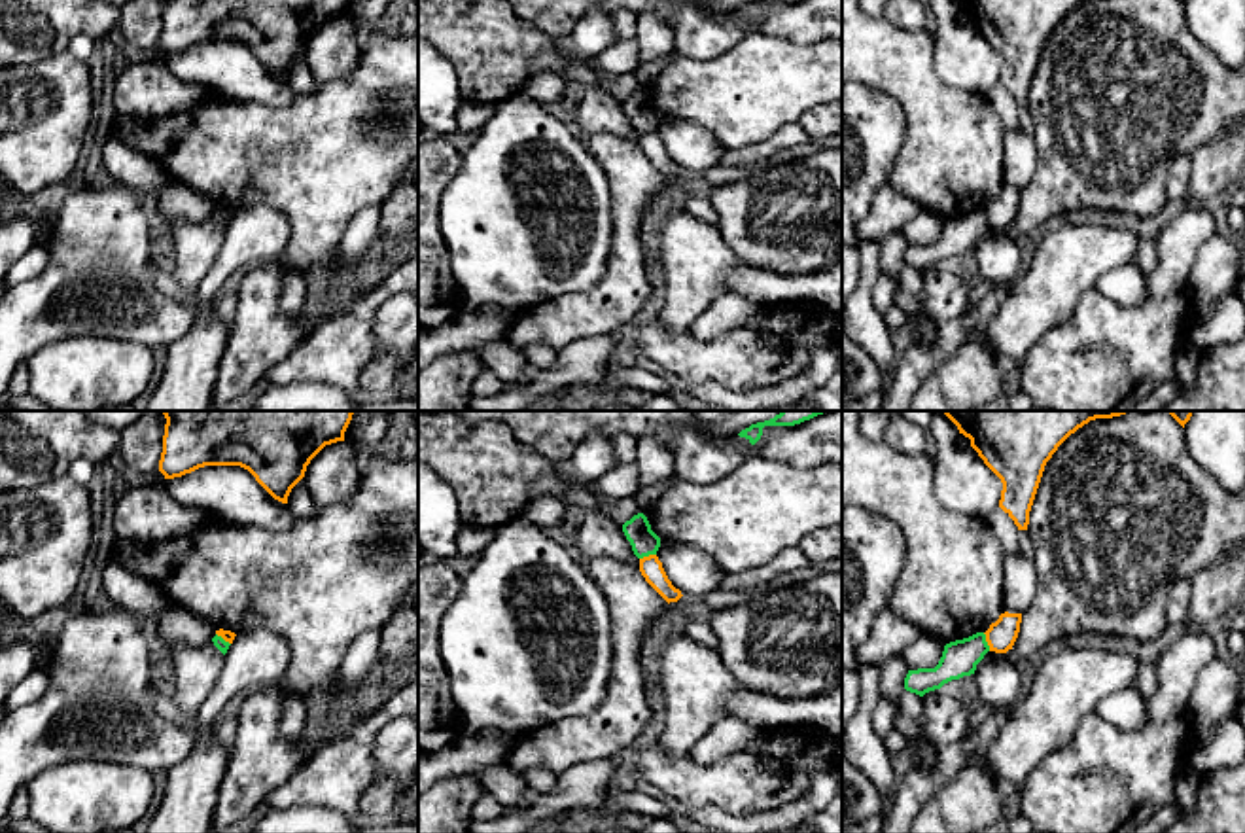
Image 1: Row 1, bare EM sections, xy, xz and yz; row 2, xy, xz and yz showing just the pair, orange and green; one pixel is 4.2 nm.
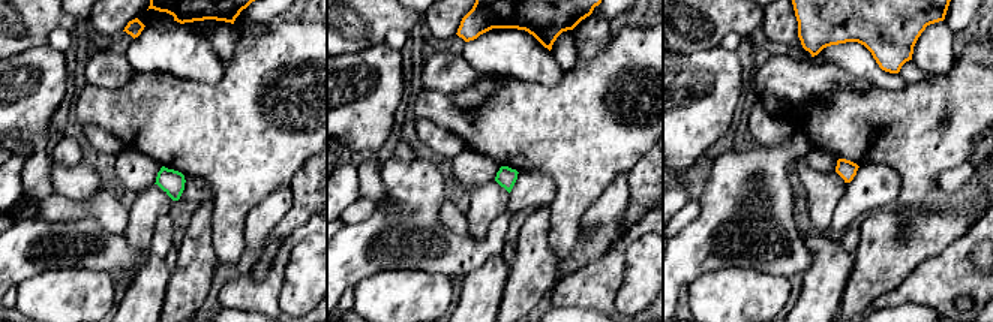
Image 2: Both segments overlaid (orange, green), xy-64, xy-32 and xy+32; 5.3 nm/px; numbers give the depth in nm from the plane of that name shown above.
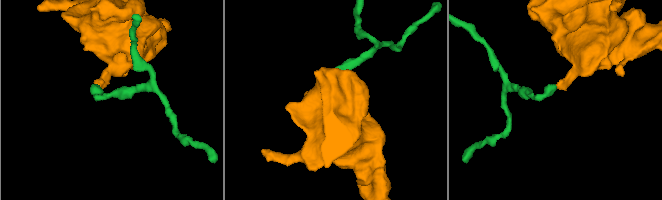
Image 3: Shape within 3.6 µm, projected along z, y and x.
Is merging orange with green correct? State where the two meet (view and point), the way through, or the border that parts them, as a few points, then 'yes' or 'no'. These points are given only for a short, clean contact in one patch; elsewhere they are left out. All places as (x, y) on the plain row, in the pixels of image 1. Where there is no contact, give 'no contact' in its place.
contact yz (986, 216); border yz (982, 209), (990, 226); no

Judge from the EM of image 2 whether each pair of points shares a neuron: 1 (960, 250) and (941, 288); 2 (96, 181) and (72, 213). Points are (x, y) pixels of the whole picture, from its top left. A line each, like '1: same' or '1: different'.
1: same
2: different

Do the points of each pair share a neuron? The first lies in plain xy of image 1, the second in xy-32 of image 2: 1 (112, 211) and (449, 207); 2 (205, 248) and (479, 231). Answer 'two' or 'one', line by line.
1: two
2: one

